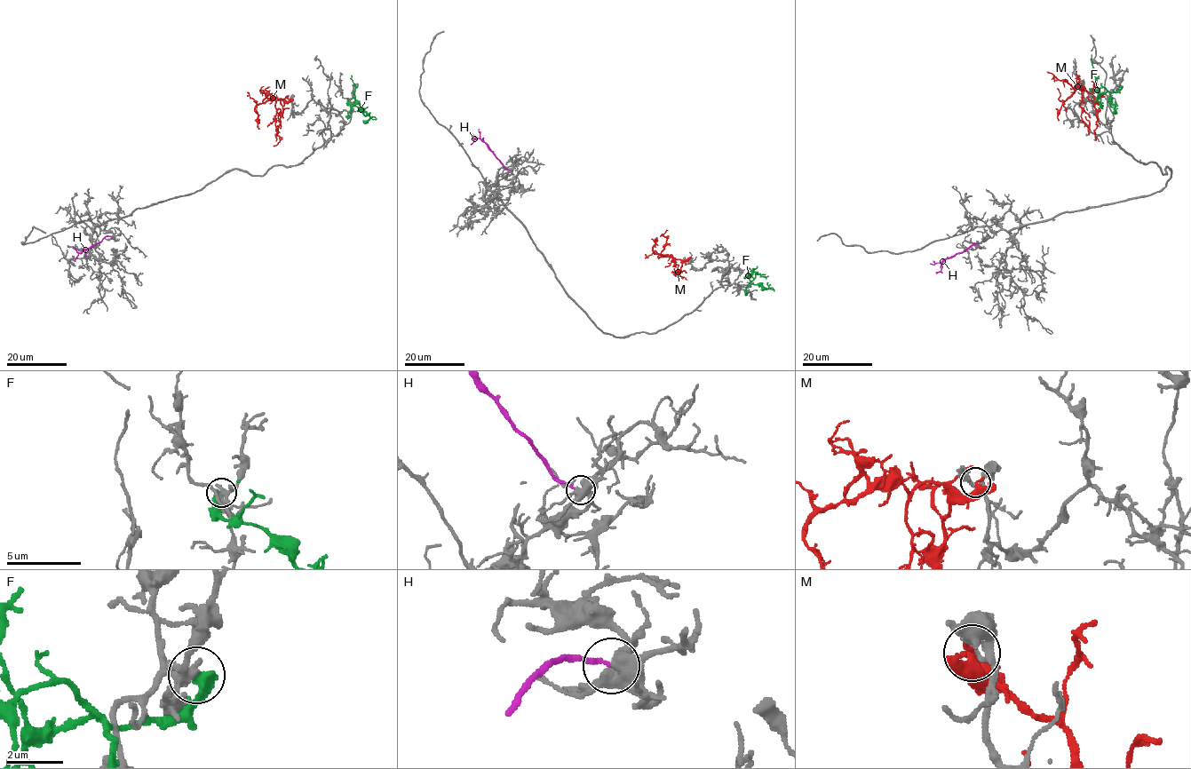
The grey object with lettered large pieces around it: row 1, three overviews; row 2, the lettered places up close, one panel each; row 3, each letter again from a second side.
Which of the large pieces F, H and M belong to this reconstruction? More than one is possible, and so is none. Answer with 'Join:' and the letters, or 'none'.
Join: none

